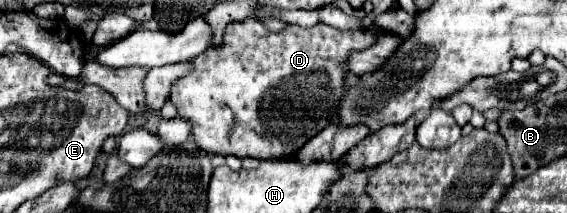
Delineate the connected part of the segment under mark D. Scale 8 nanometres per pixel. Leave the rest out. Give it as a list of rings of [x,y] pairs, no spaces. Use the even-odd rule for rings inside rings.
[[[245,18],[231,22],[225,28],[223,44],[209,48],[201,56],[191,60],[187,76],[177,80],[171,88],[171,100],[177,106],[179,116],[185,116],[193,124],[193,136],[203,152],[235,154],[255,158],[279,158],[291,156],[303,148],[311,136],[329,126],[331,116],[337,118],[337,108],[345,96],[347,58],[351,52],[371,48],[377,42],[377,34],[369,28],[339,30],[323,22],[313,28],[301,28],[287,24],[281,32],[269,32],[257,20]]]

